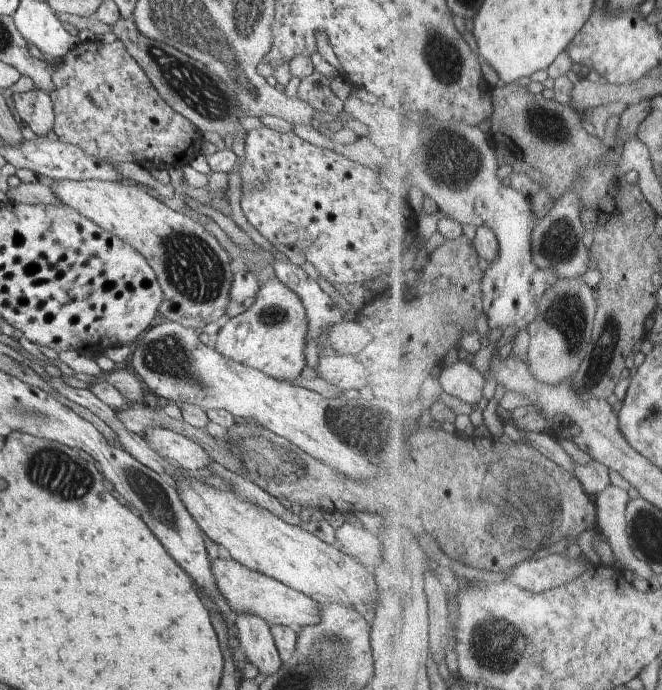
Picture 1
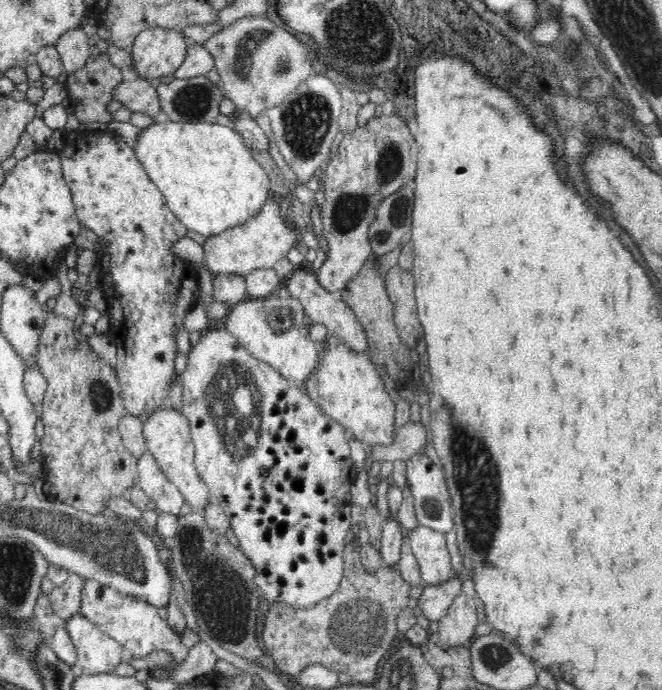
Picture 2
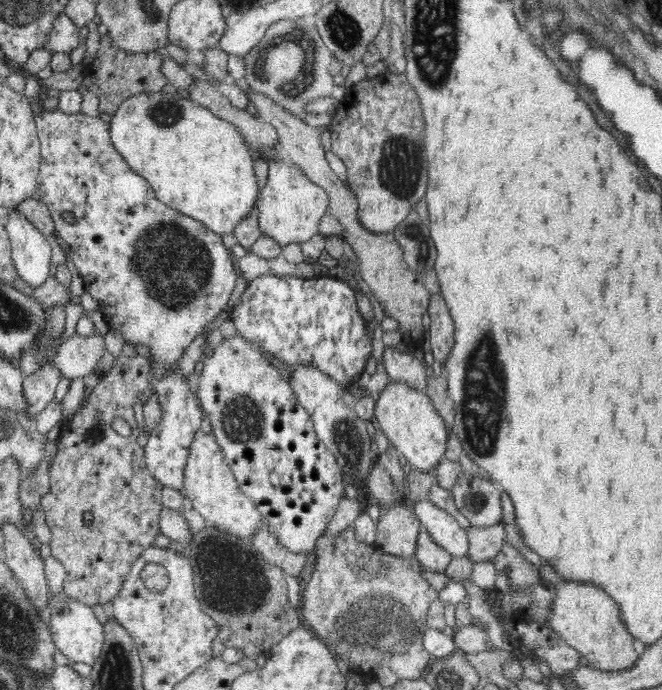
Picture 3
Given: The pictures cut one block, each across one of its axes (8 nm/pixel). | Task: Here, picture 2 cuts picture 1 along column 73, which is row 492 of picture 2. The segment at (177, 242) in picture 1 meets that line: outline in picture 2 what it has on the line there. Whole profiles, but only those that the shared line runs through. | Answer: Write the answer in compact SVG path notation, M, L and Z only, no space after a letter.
M169 401L158 407L148 415L144 422L142 434L148 452L156 459L162 472L170 479L170 482L178 488L185 502L194 508L195 512L202 512L203 508L210 502L209 490L206 483L200 478L195 467L195 448L191 439L189 421L180 410L170 406Z

